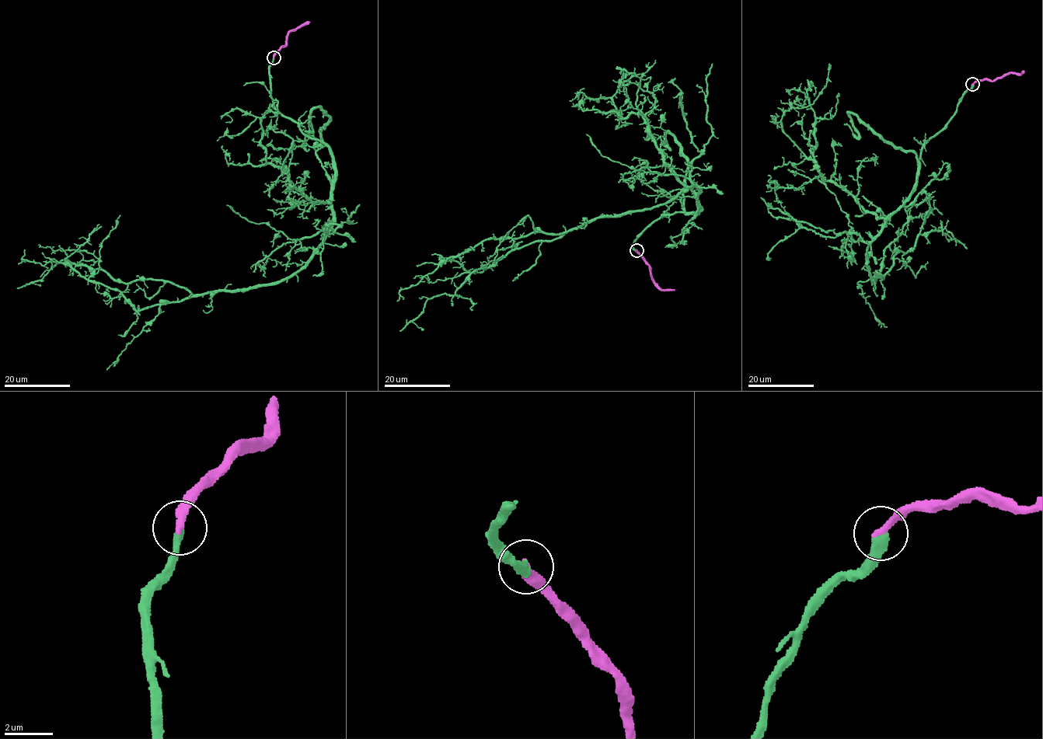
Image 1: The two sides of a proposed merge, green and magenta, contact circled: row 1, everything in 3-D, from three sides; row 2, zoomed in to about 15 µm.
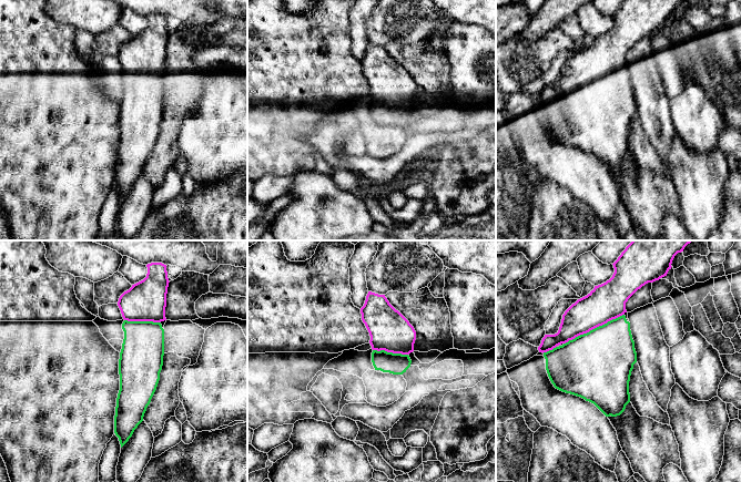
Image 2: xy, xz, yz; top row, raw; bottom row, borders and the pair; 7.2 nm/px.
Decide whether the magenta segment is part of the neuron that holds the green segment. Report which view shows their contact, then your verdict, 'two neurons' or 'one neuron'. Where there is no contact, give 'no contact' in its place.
contact in yz; one neuron

